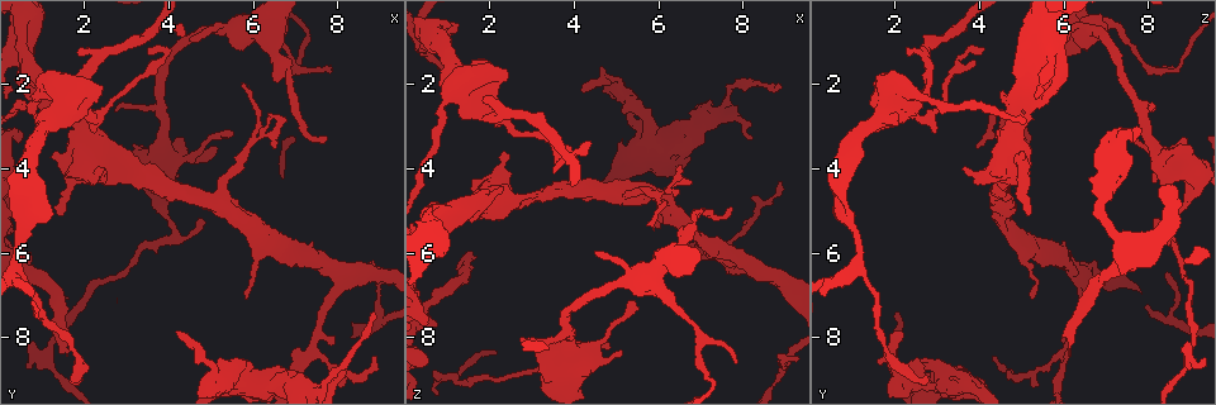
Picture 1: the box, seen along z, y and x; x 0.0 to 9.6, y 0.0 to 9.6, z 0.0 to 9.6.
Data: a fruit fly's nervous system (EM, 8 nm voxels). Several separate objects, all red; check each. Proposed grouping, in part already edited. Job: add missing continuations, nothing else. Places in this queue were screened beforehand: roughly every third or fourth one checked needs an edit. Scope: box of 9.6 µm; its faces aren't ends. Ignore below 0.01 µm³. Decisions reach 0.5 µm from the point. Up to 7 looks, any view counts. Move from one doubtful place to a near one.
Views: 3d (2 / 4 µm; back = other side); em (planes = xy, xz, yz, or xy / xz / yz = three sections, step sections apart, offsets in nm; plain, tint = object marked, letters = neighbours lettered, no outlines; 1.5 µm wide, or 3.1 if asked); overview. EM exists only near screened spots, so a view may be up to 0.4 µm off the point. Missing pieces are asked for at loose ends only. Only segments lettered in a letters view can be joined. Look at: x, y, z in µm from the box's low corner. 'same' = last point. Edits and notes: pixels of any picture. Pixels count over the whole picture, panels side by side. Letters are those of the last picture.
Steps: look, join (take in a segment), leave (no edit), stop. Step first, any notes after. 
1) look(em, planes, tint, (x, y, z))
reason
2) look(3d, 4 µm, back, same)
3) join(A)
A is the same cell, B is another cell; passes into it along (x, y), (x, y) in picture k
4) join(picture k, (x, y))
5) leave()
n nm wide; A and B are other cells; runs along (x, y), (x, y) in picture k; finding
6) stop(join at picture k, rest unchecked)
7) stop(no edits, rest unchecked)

look(3d, 4 µm, (4.35, 0.80, 3.35))
branch stops here

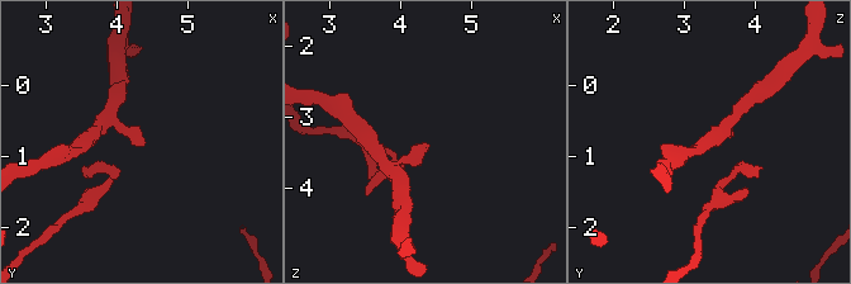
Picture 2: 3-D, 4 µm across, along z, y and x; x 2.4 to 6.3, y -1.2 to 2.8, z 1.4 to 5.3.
look(em, planes, letters, (4.40, 0.85, 3.40))

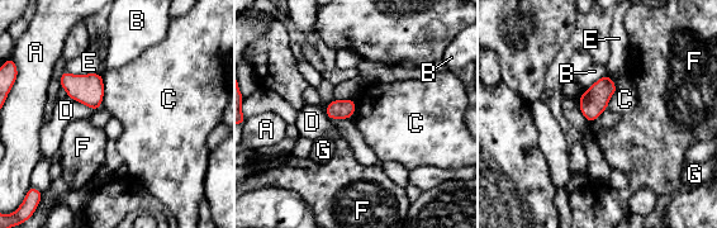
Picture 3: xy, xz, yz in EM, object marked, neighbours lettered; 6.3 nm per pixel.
leave()
E touches over 220 nm; A, B, C, D, E, F and G are other cells; border along (101, 74), (103, 101), (99, 108) in picture 3; no lettered segment goes on from it

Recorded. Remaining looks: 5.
look(3d, 2 µm, (7.80, 1.65, 8.60))
an open end

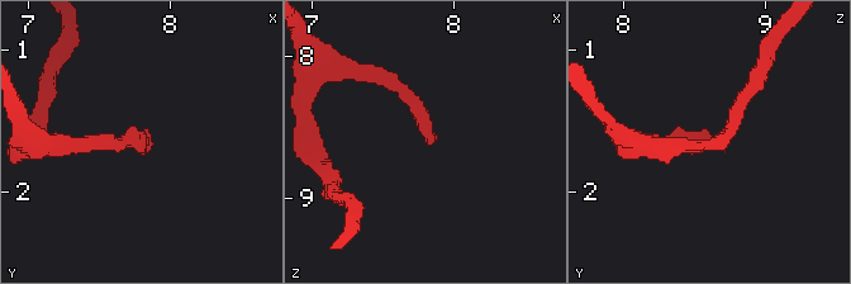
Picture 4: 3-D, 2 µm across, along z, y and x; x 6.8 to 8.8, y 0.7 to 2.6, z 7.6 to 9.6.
look(em, yz, step 8, plain, (7.84, 1.60, 8.62))

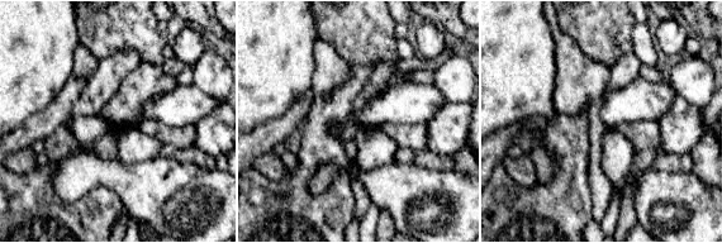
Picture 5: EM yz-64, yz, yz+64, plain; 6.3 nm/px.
look(em, yz, step 8, letters, same)

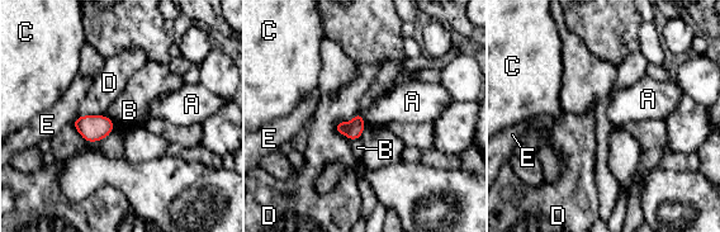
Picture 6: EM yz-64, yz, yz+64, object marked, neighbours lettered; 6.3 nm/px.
leave()
B touches over 200 nm; A, B, C, D and E are other cells; none of them fits

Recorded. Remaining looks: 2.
look(em, xz, step 4, tint, (4.25, 7.90, 2.00))
thin end

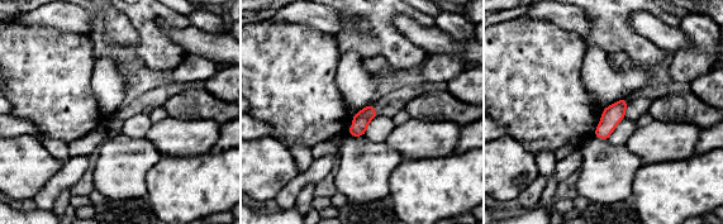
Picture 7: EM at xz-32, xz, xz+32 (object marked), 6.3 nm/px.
look(em, planes, letters, same)
another direction

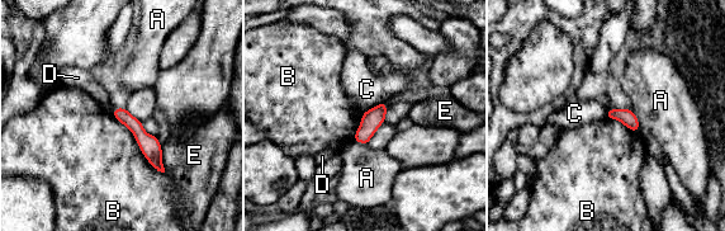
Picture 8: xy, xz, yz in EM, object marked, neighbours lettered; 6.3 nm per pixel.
leave()
90 nm wide; A, B, C, D and E are other cells; runs along (117, 111), (151, 147), (160, 168) in picture 8; no lettered segment goes on from it

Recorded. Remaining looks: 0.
stop(no edits, rest unchecked)

